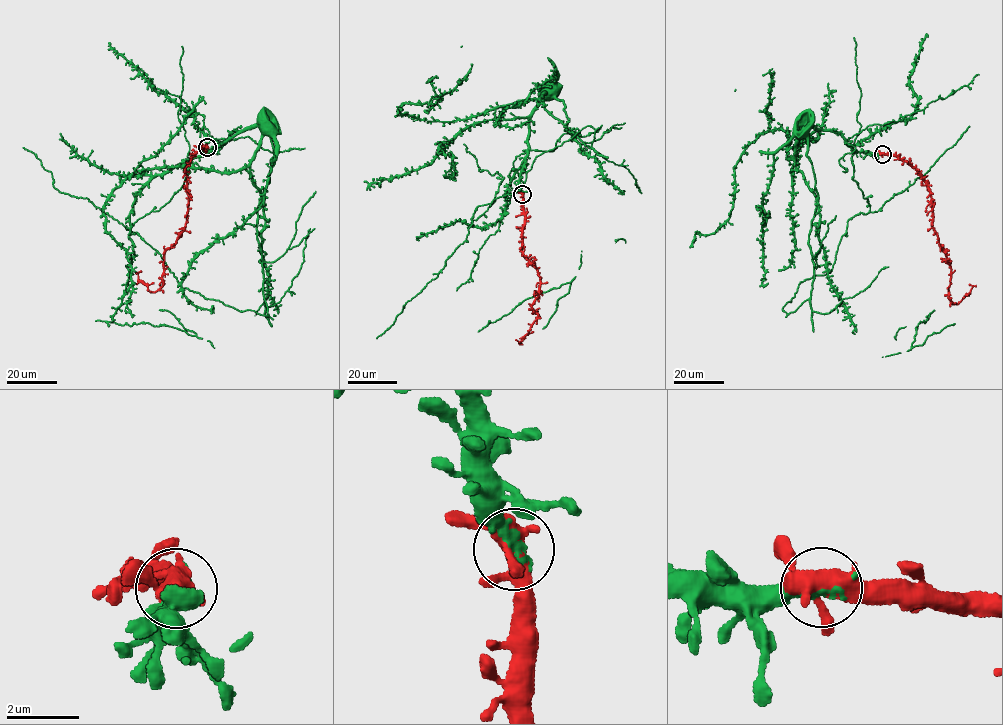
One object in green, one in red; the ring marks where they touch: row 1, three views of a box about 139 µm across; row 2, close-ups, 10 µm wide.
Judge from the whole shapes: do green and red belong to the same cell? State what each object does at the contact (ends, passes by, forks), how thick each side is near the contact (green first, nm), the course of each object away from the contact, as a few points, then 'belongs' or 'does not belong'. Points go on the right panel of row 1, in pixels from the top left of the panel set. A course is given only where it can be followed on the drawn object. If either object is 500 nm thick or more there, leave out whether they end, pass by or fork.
green ends | red forks | 190/480 nm | green via (882, 154), (858, 152), (839, 134), (803, 127) | red via (882, 154), (895, 154), (904, 159), (929, 190), (932, 228), (950, 267), (949, 300), (959, 303), (976, 285) | belongs

